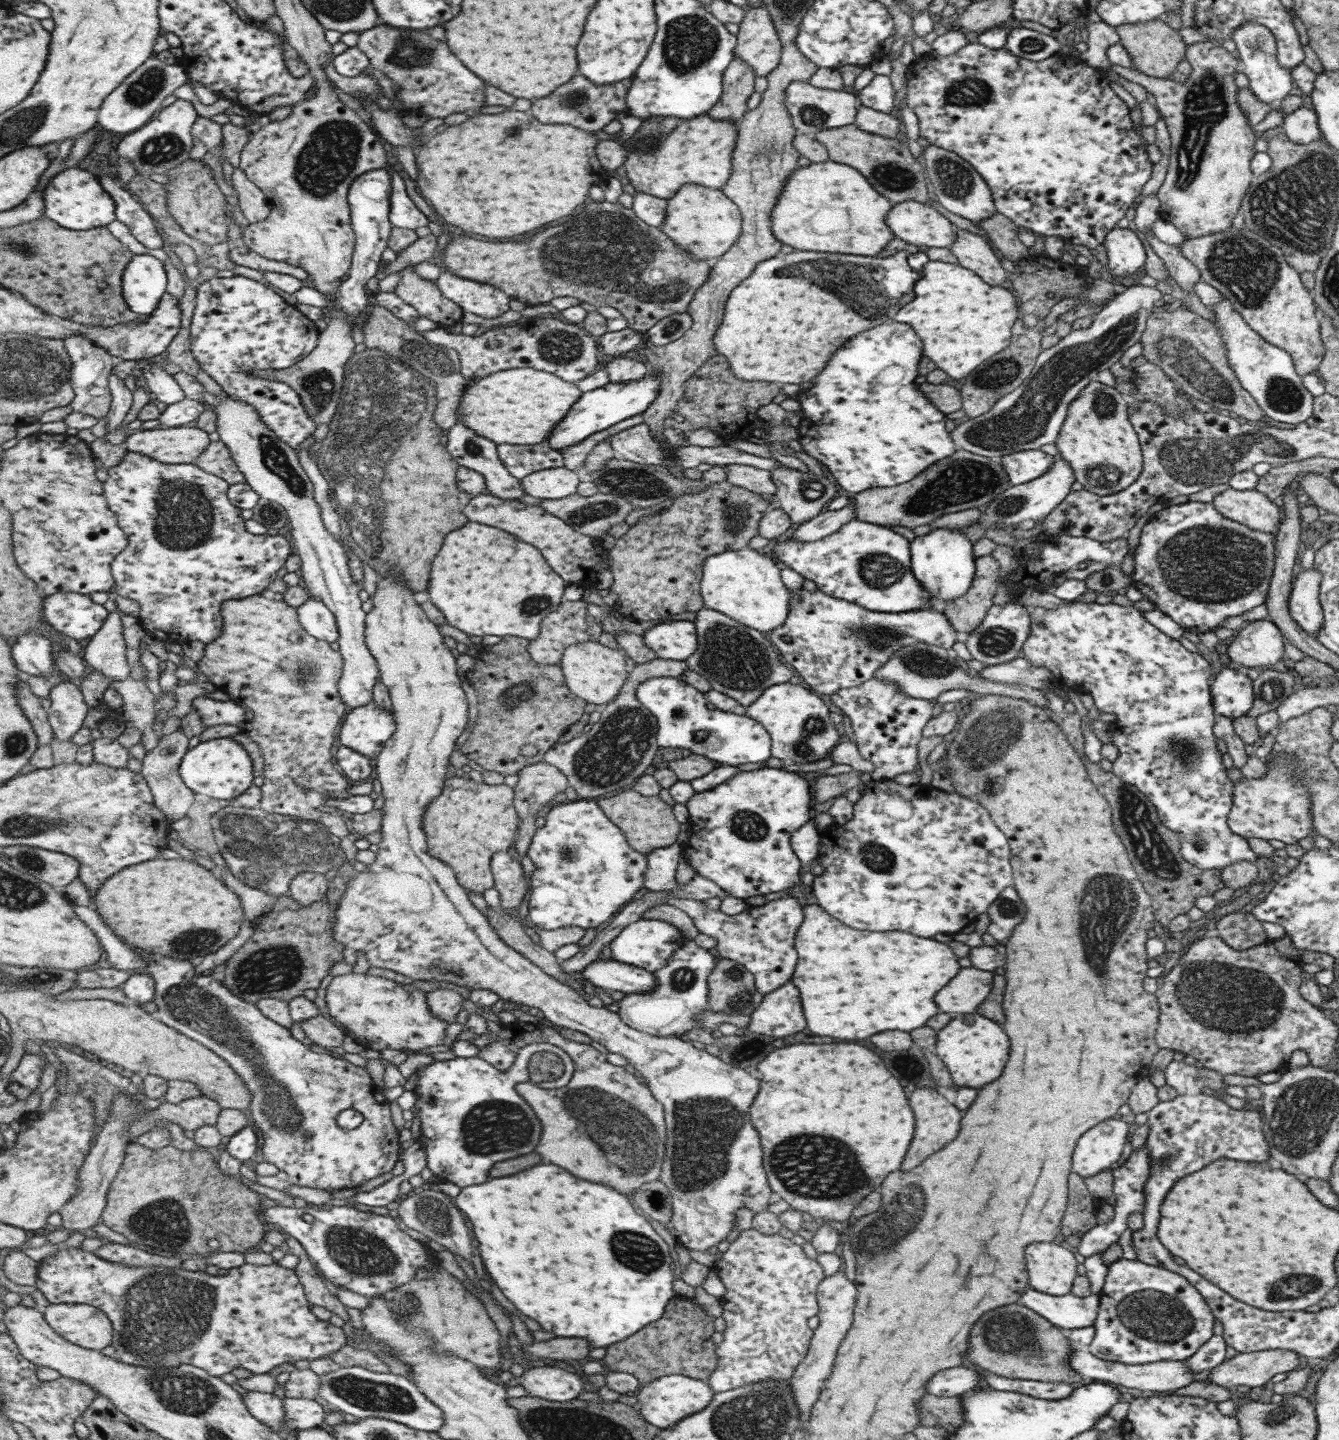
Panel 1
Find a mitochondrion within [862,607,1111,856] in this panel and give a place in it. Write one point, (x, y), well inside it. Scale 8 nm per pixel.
(992, 735)

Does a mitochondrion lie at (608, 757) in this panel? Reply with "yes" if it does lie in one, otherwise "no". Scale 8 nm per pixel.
yes

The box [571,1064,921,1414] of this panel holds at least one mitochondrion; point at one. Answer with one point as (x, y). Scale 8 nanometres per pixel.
(704, 1128)

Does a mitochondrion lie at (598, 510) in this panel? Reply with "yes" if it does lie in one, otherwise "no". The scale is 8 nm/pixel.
yes

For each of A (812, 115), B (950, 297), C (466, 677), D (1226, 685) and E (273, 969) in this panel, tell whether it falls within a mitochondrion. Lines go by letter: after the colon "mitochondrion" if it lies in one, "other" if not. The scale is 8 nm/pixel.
A: mitochondrion
B: other
C: other
D: other
E: mitochondrion

